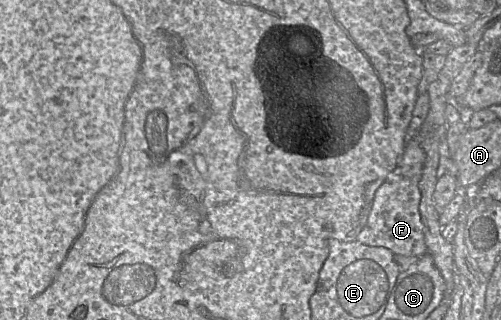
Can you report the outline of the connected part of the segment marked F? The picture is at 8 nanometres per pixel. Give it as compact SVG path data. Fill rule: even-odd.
M416 139L406 143L397 167L375 193L367 223L359 233L357 242L367 246L387 248L394 255L421 257L428 252L419 209L421 201L419 183L425 158L426 152Z

